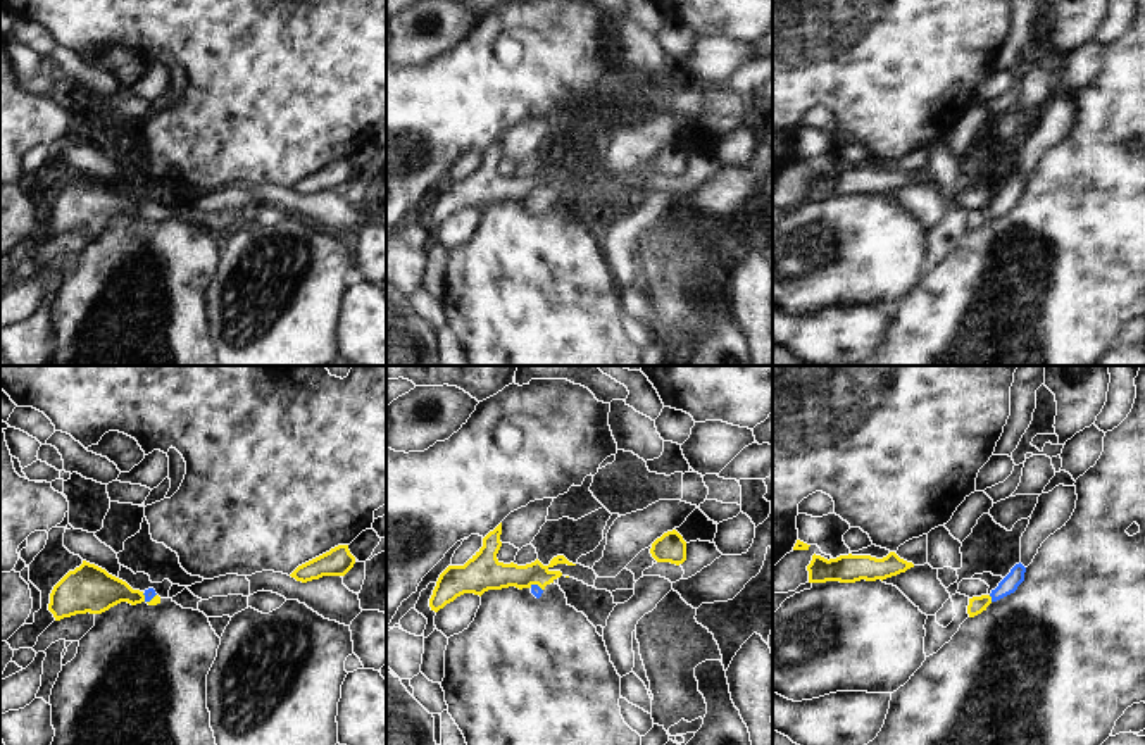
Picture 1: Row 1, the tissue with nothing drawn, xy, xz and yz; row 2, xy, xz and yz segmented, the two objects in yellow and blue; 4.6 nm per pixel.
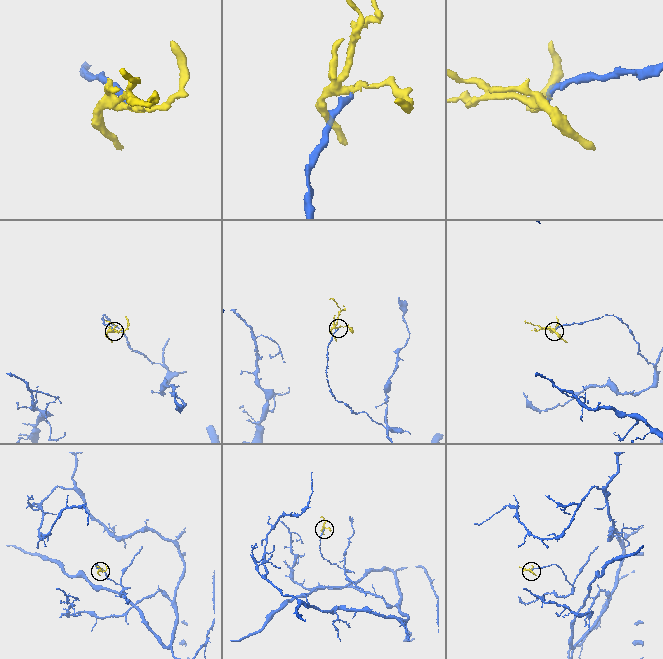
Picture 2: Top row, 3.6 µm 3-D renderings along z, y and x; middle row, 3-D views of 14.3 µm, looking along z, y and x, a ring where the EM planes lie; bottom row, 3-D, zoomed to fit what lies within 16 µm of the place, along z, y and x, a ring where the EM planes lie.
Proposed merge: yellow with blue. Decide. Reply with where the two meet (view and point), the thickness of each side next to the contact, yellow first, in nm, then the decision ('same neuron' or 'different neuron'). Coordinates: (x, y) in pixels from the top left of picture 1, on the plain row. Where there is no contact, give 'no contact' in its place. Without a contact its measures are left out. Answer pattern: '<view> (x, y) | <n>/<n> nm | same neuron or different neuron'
yz (990, 212) | 80/80 nm | different neuron

